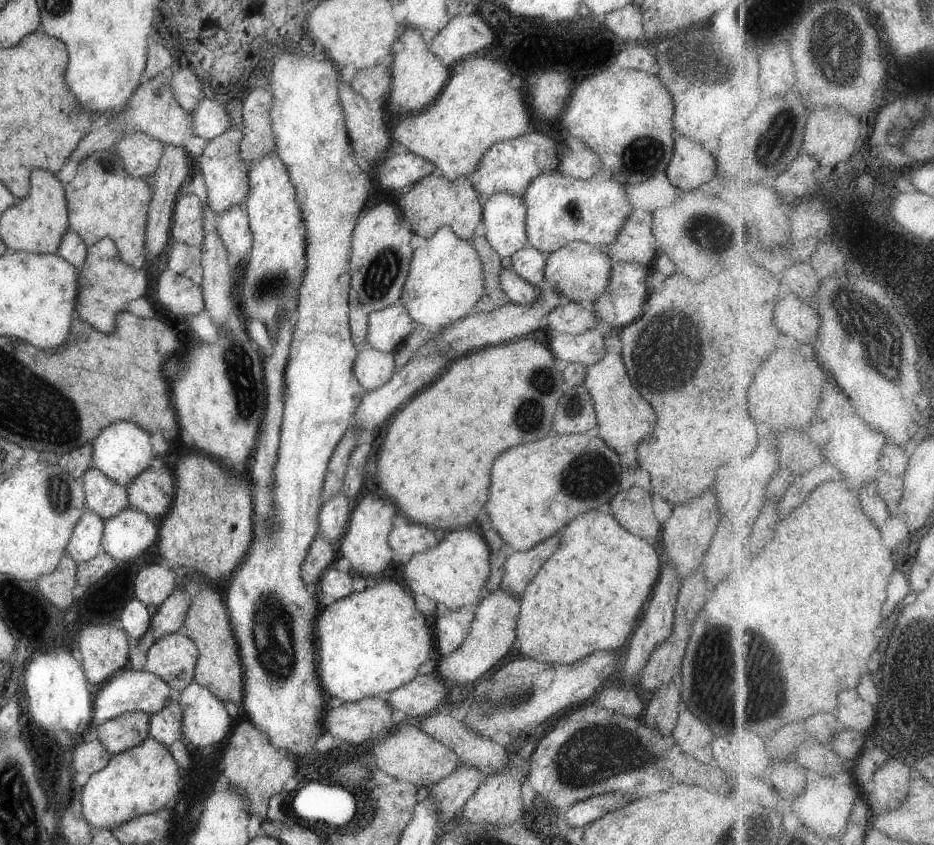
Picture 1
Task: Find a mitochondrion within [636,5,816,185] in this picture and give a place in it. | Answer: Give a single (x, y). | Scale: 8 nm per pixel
(705, 60)

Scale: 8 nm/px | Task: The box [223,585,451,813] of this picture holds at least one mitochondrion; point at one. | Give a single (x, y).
(272, 632)

